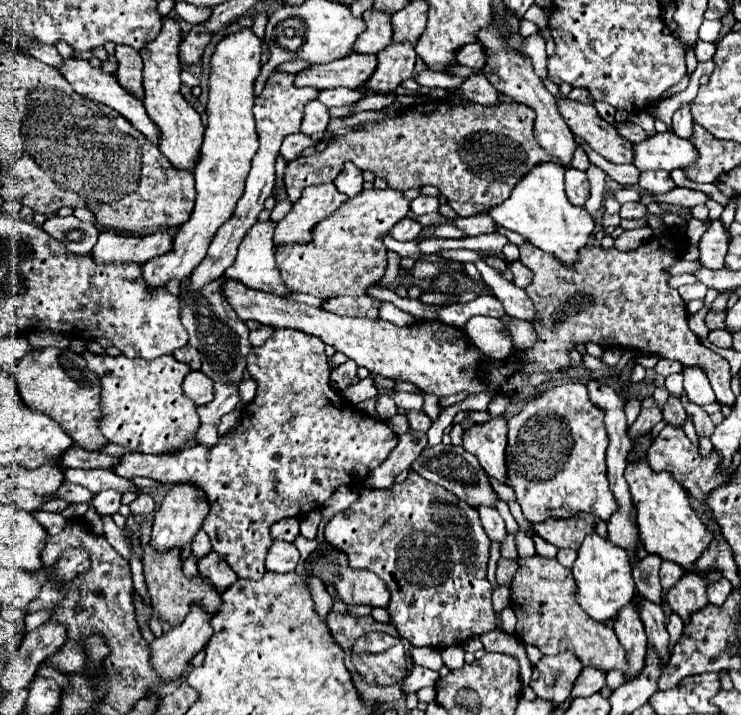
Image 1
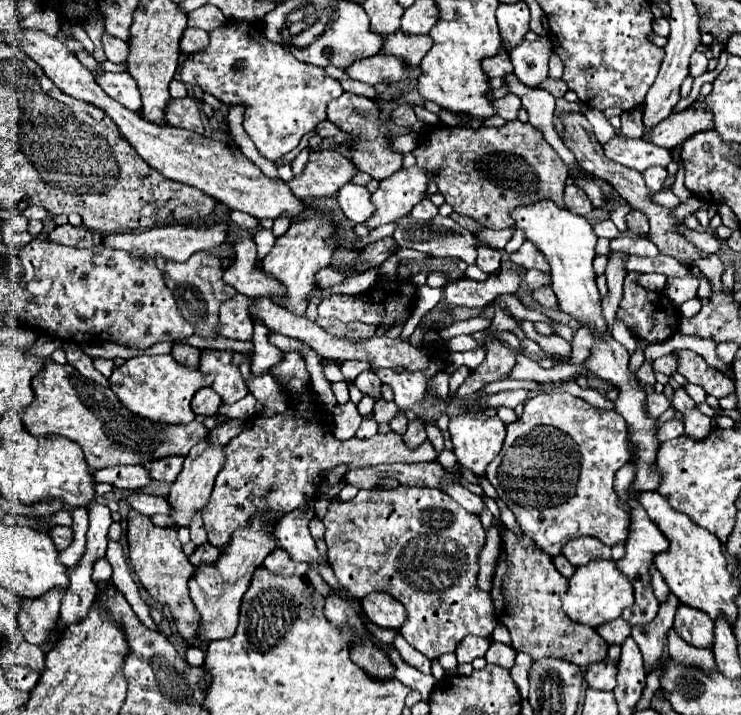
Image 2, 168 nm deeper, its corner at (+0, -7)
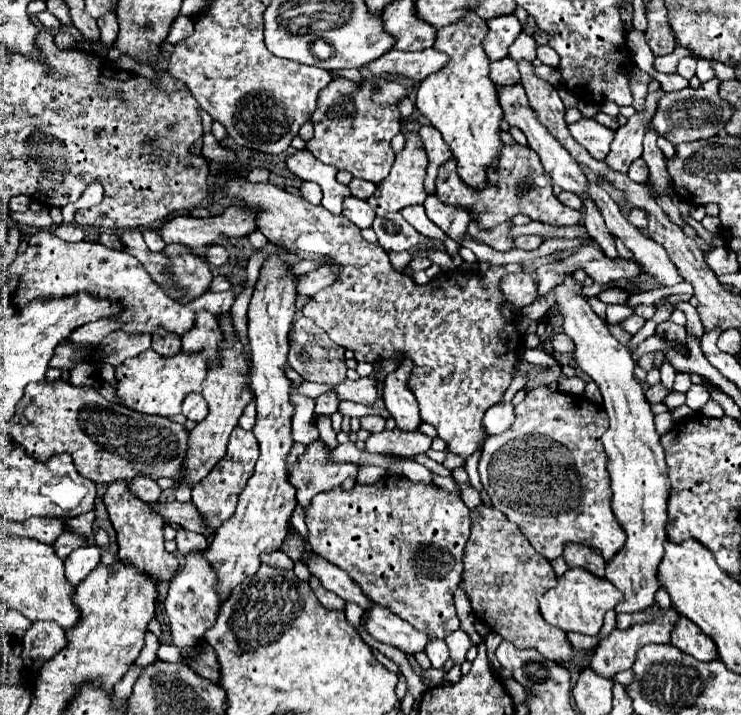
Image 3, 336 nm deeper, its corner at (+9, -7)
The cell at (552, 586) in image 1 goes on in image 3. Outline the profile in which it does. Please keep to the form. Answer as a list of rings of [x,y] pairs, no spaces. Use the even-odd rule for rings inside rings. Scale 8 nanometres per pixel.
[[[481,506],[479,514],[473,514],[471,520],[471,536],[463,556],[465,572],[461,588],[471,598],[475,616],[485,622],[489,630],[497,632],[517,648],[533,648],[553,662],[569,662],[575,656],[575,648],[569,642],[567,632],[547,624],[537,606],[537,594],[547,592],[559,580],[551,564],[531,548],[519,528],[515,528],[515,524],[499,510]]]

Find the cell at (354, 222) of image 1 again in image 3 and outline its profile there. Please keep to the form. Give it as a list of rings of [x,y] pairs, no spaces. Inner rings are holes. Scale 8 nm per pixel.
[[[407,134],[405,138],[407,138],[405,150],[397,154],[389,176],[383,182],[377,184],[375,194],[367,200],[377,216],[385,216],[389,212],[399,212],[399,210],[403,210],[405,206],[411,206],[411,204],[423,204],[425,198],[427,198],[425,188],[423,188],[425,170],[427,170],[427,154],[425,154],[423,142],[421,142],[419,134]]]

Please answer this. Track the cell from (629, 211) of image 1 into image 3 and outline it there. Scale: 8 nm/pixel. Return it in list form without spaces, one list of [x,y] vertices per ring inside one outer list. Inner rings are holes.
[[[633,208],[633,210],[629,212],[629,216],[627,216],[627,222],[633,224],[635,228],[639,228],[639,230],[645,230],[645,228],[647,228],[647,214],[645,214],[645,210]]]

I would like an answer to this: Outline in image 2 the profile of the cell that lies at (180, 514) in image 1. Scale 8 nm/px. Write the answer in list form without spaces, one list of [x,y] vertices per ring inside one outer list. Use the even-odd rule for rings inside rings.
[[[204,438],[196,446],[192,446],[192,450],[188,452],[188,456],[184,458],[184,466],[182,466],[176,482],[172,484],[170,496],[168,496],[168,502],[170,502],[172,510],[174,510],[172,518],[176,520],[178,528],[180,526],[188,526],[192,514],[194,512],[200,512],[200,508],[204,508],[208,504],[210,494],[212,494],[212,488],[214,488],[214,480],[216,480],[218,472],[222,470],[224,460],[226,460],[224,446],[210,444],[210,438]]]

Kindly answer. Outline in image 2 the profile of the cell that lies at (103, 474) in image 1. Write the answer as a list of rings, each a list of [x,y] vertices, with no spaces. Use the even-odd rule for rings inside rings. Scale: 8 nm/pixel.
[[[134,492],[126,498],[126,502],[136,508],[140,514],[144,516],[154,516],[154,514],[172,514],[172,510],[168,508],[168,500],[162,496],[152,496],[152,494],[144,494],[144,492]]]

